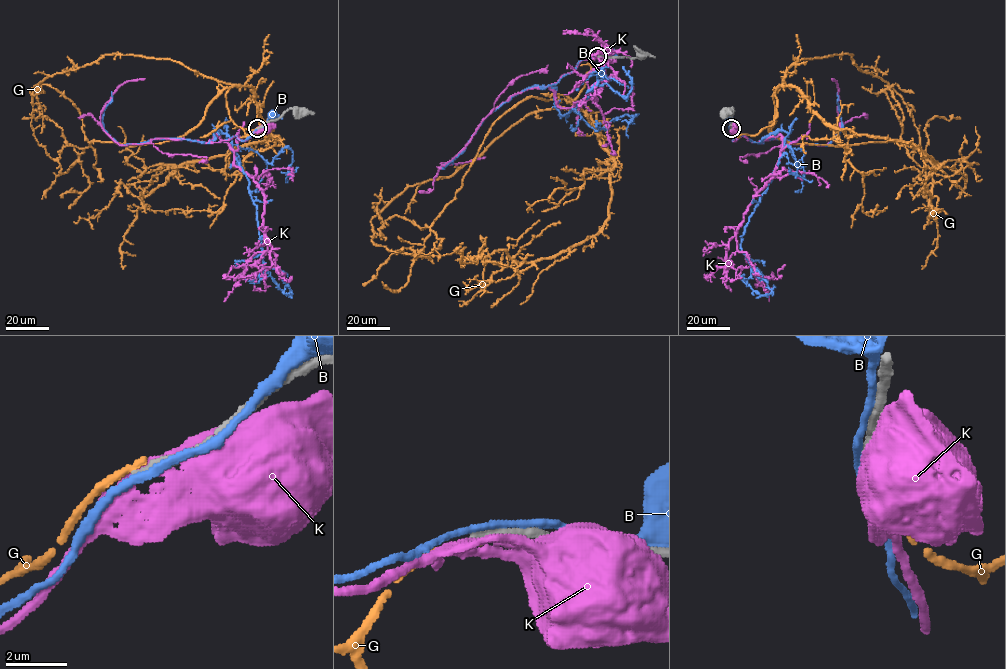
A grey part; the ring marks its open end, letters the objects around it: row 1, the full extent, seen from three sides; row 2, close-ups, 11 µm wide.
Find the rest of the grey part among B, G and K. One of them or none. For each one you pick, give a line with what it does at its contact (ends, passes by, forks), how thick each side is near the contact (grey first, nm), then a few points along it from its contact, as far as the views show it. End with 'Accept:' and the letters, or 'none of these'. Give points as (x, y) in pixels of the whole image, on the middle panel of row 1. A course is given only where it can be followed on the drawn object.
Accept: none of these

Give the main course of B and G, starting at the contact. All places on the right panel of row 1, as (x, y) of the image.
B: (730, 127), (727, 114)
G: (731, 128), (770, 126), (775, 90), (793, 85), (831, 126), (907, 141), (936, 162), (924, 184), (932, 221)

